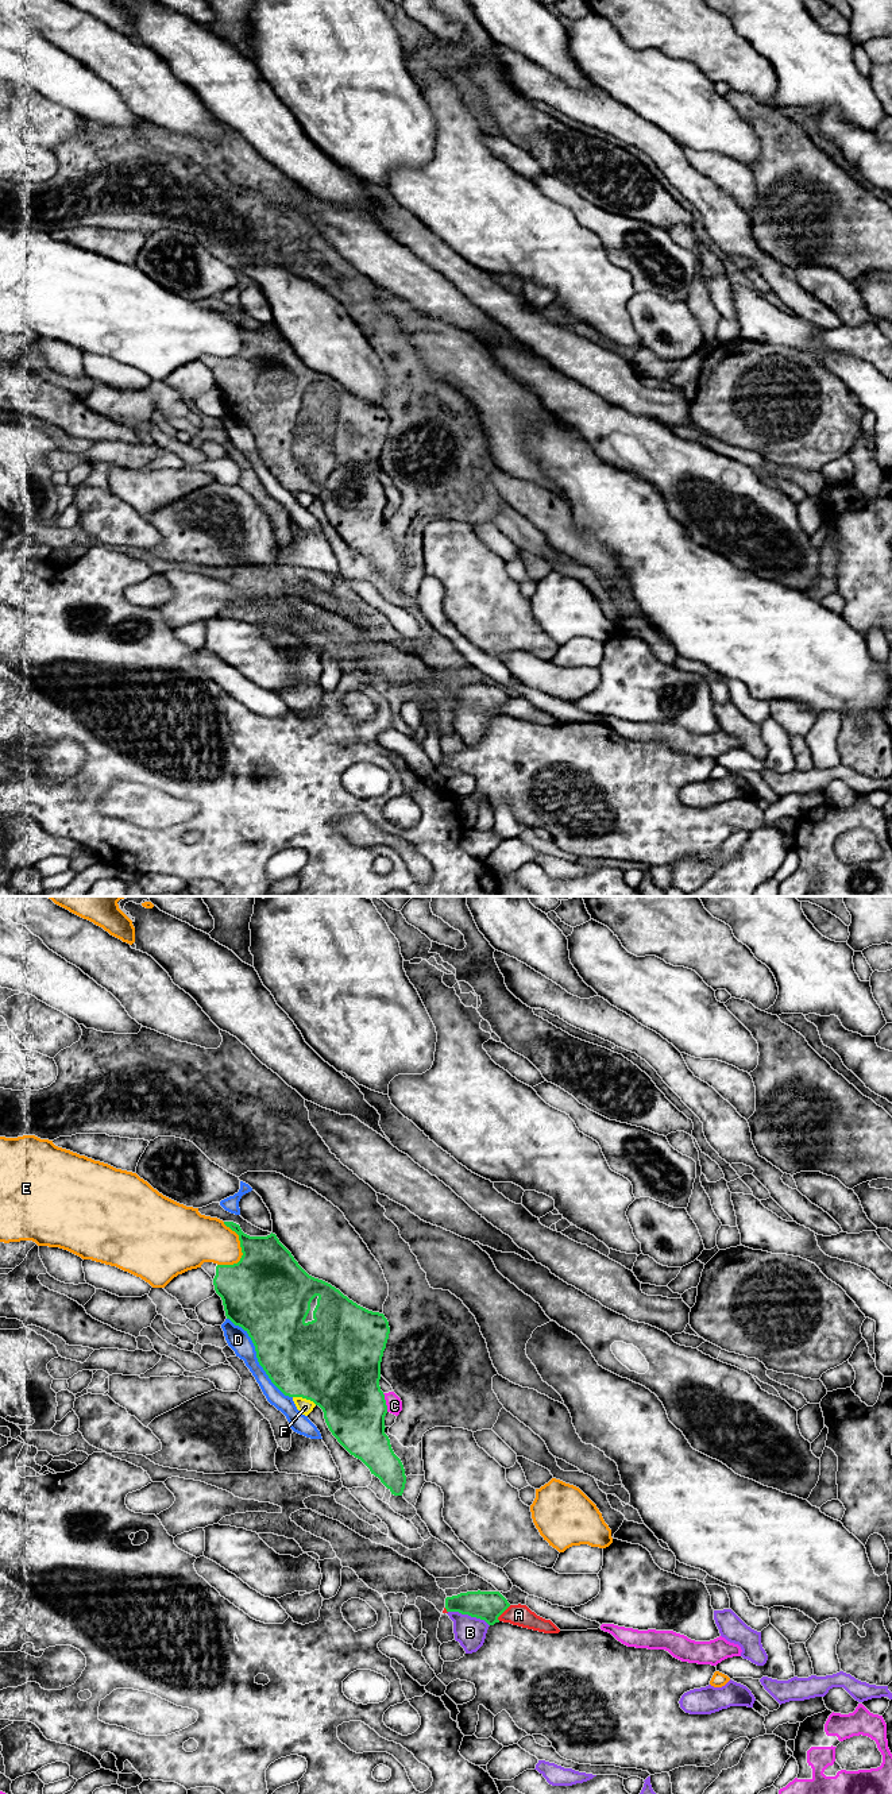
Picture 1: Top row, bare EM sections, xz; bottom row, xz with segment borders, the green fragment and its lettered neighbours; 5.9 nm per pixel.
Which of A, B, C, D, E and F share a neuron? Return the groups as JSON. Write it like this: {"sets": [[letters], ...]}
{"sets": [["A", "D"], ["B"], ["C"], ["E"], ["F"]]}

